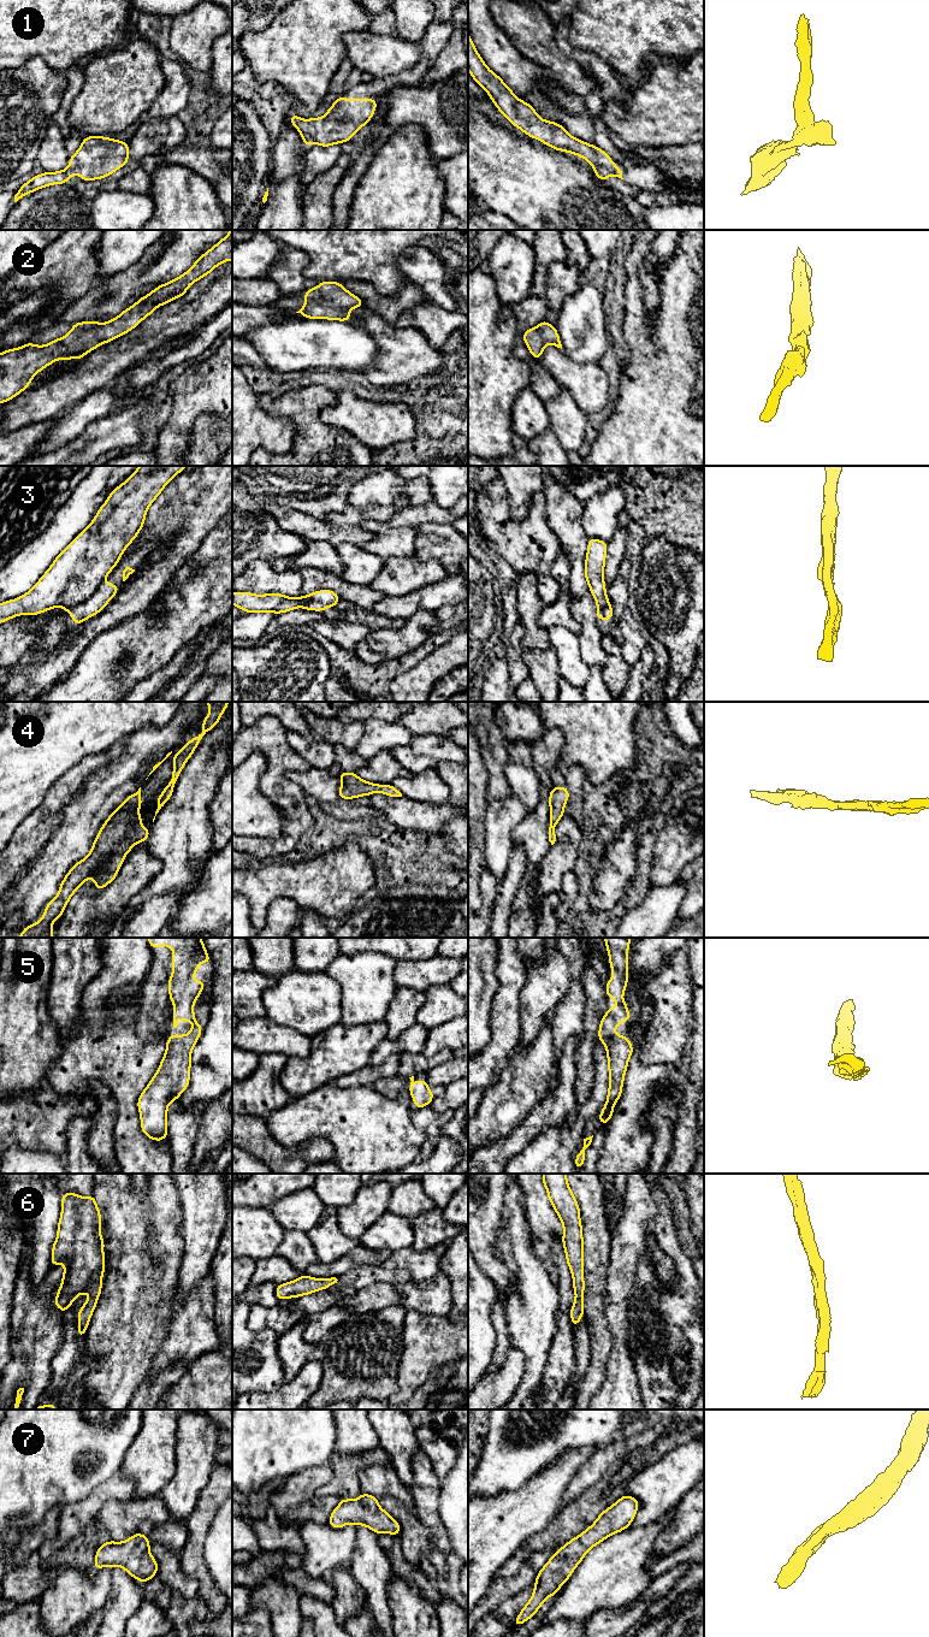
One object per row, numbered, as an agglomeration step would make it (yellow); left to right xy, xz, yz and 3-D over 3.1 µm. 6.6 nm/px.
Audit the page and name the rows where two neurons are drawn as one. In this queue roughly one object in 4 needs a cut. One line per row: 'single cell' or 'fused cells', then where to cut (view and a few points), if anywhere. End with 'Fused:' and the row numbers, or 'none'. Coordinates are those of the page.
1: single cell | no cut
2: single cell | no cut
3: fused cells | xy (102, 580), (89, 596), (65, 609)
4: single cell | no cut
5: single cell | no cut
6: single cell | no cut
7: single cell | no cut
Fused: 3

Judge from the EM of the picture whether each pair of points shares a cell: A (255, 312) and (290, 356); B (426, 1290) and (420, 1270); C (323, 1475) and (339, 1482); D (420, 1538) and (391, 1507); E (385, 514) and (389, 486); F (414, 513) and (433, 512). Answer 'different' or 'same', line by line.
A: different
B: different
C: different
D: same
E: different
F: same

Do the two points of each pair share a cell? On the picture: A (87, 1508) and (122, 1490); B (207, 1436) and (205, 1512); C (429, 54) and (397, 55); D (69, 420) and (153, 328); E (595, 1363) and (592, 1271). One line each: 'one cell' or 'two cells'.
A: one cell
B: two cells
C: two cells
D: two cells
E: one cell

